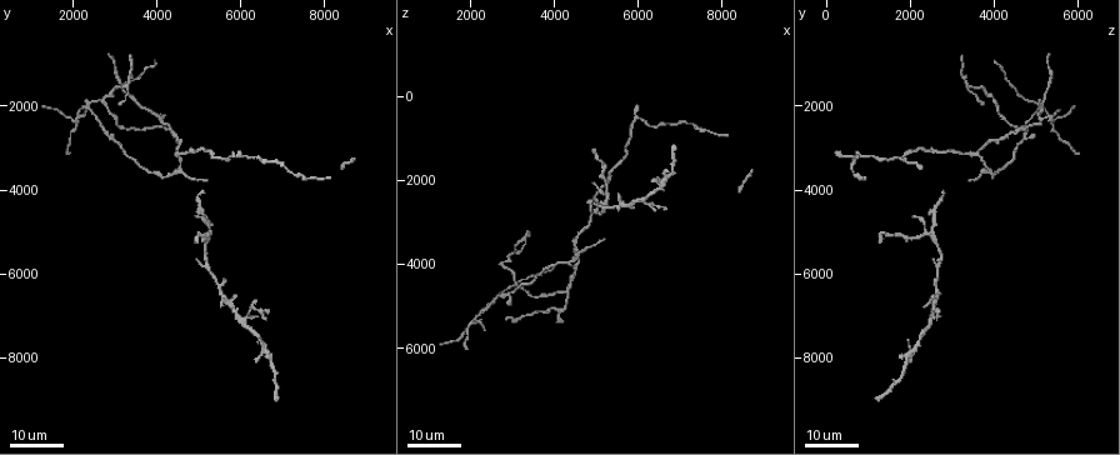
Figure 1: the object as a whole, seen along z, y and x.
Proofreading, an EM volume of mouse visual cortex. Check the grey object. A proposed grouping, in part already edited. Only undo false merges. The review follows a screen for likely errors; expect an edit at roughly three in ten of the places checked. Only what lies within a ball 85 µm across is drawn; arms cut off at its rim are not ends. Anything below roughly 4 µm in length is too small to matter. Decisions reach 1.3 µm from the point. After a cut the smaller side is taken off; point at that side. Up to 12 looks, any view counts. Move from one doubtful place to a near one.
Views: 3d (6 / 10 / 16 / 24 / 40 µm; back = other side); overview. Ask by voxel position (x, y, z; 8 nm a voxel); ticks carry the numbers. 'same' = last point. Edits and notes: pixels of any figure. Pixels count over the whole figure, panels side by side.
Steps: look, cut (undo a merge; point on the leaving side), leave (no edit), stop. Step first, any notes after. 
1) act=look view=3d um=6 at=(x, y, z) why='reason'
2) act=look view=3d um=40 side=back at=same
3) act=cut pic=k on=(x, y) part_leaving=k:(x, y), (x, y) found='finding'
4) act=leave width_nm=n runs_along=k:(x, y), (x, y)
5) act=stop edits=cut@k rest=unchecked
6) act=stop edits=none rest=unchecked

act=look view=3d um=24 at=(5250, 5100, 2450)

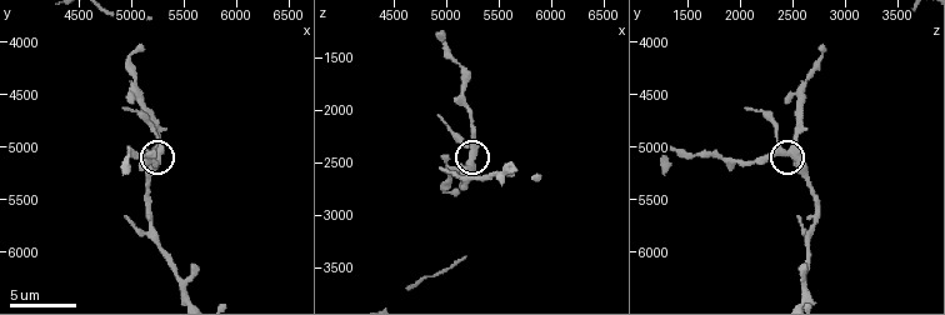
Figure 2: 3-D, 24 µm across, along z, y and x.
act=look view=3d um=10 at=(5240, 5060, 2440)

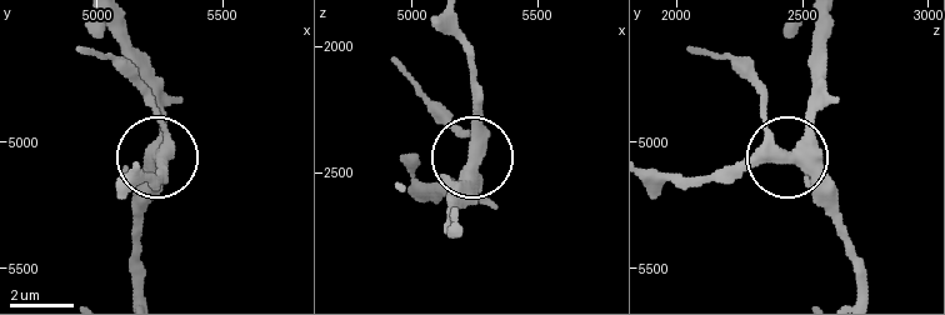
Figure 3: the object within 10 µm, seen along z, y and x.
act=leave width_nm=410 found='continuous, no second neuron'

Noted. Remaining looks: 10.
act=look view=3d um=16 at=(6050, 7050, 2550) why='arms part here'

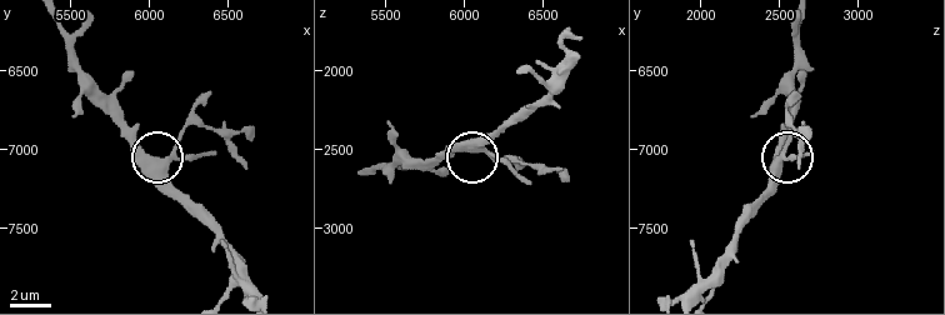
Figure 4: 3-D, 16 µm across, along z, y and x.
act=look view=3d um=6 at=(6100, 7100, 2480) why='zoom in'

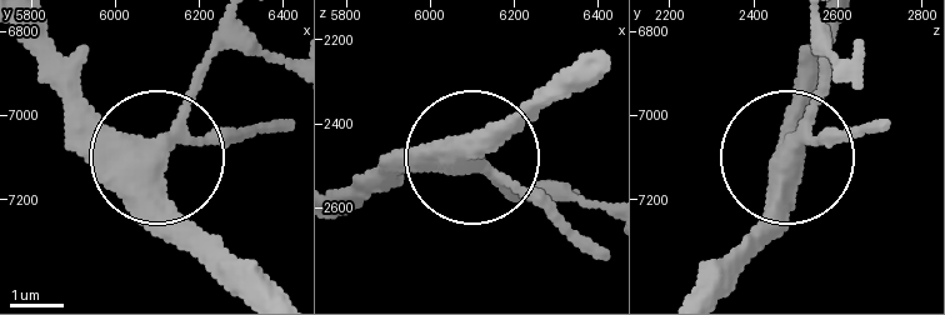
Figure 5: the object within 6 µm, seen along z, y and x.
act=leave side_arm_um=6 arms=3 found='all the same neuron'

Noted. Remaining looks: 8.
act=look view=3d um=16 at=(4300, 2600, 4700) why='arms part here'

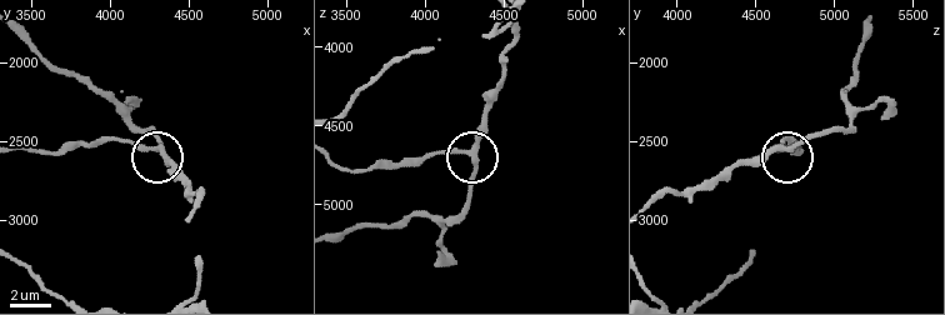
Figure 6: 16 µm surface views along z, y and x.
act=look view=3d um=6 at=(4300, 2540, 4680)

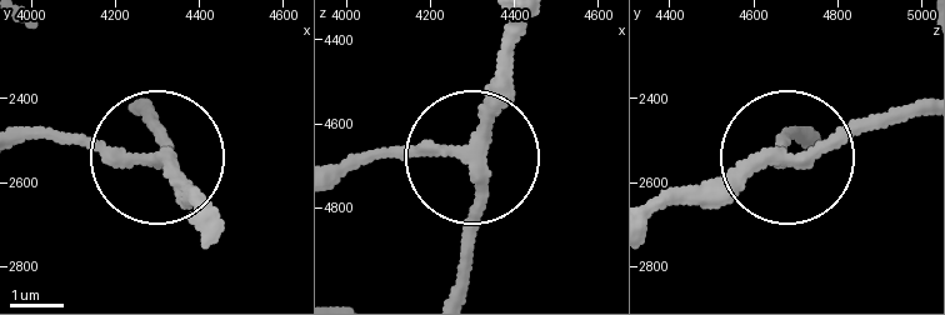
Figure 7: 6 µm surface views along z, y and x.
act=leave runs_along=7:(519, 23), (515, 90), (475, 158), (461, 291) found='continuous, no second neuron'

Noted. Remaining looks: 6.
act=look view=3d um=24 at=(4350, 3600, 3950) why='thick turns thin'

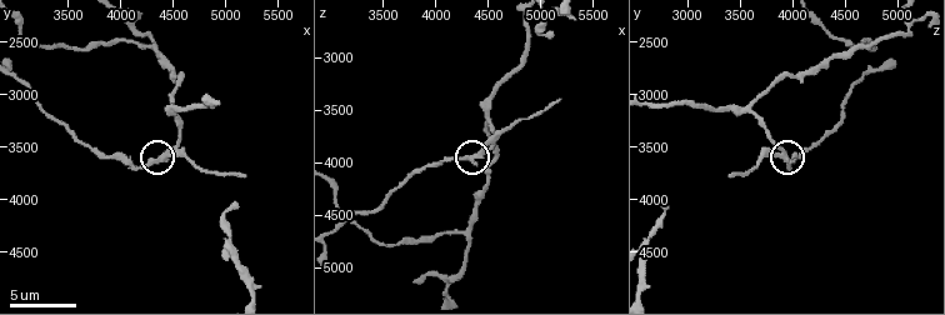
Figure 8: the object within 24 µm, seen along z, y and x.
act=look view=3d um=6 at=(4280, 3640, 3980)

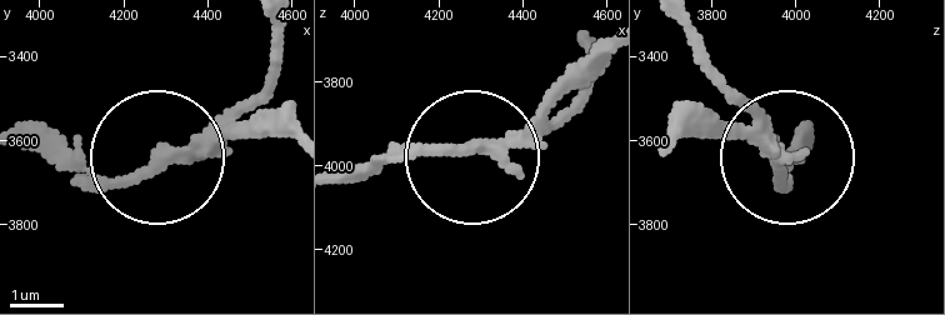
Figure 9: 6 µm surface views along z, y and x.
act=cut pic=9 on=(265, 129) part_leaving=9:(208, 139), (289, 139) found='a second neuron is stuck on'

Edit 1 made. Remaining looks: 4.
act=look view=overview

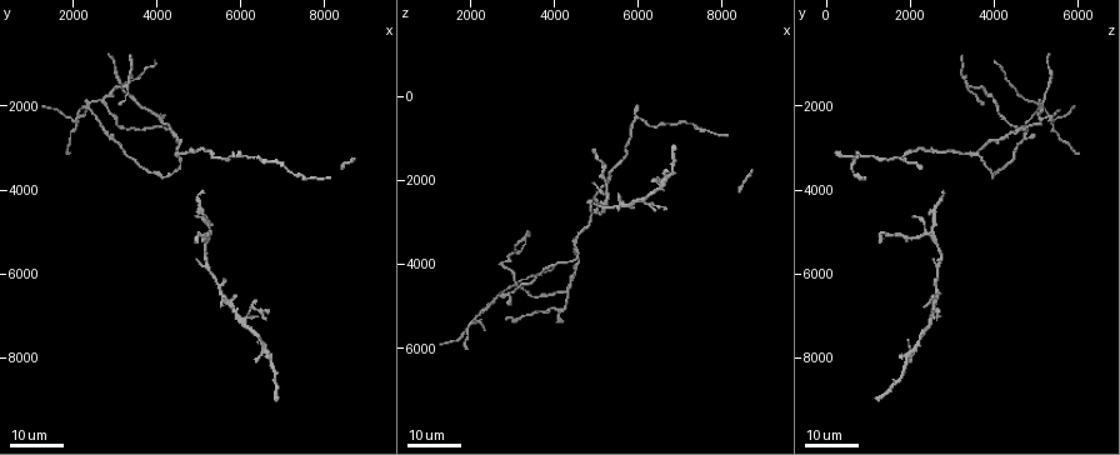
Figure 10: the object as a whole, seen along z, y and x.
act=look view=3d um=16 at=(4550, 3100, 3550) why='branch point'

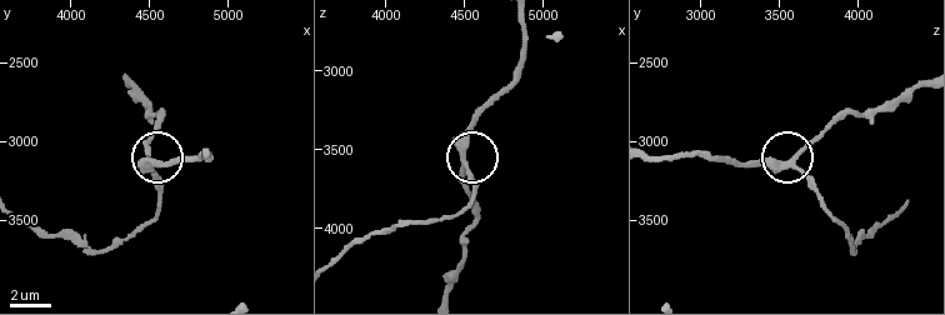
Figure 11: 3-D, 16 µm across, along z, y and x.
act=look view=3d um=6 at=(4500, 3140, 3560)

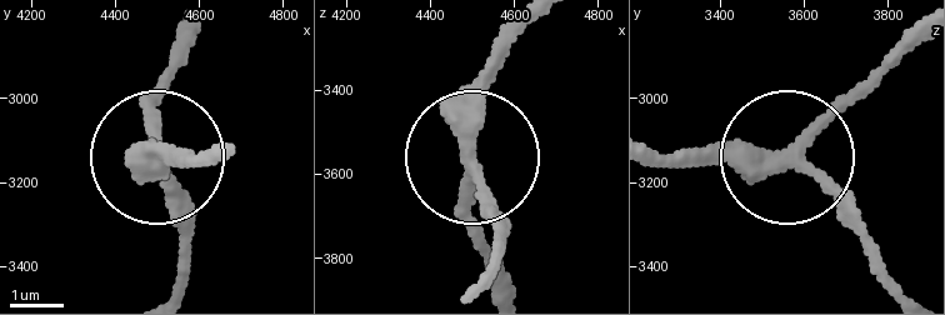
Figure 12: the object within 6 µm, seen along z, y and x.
act=leave width_nm=310 runs_along=12:(850, 210), (796, 161), (904, 45) found='all the same neuron'

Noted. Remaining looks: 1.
act=stop edits=cut@9 rest=unchecked

